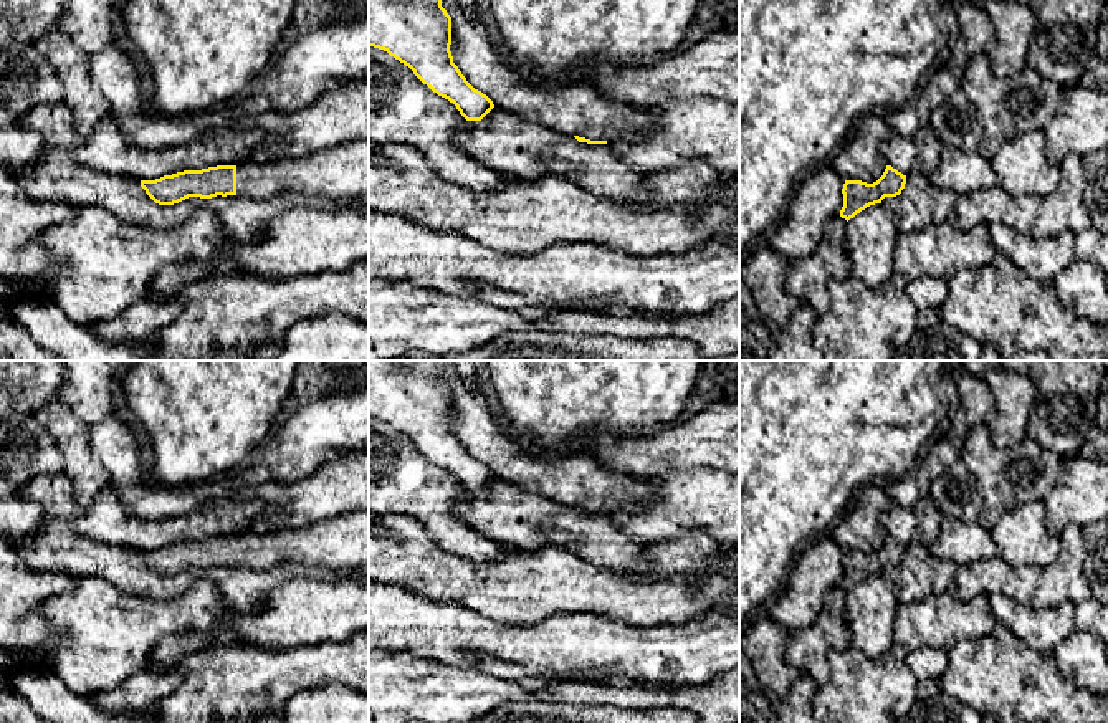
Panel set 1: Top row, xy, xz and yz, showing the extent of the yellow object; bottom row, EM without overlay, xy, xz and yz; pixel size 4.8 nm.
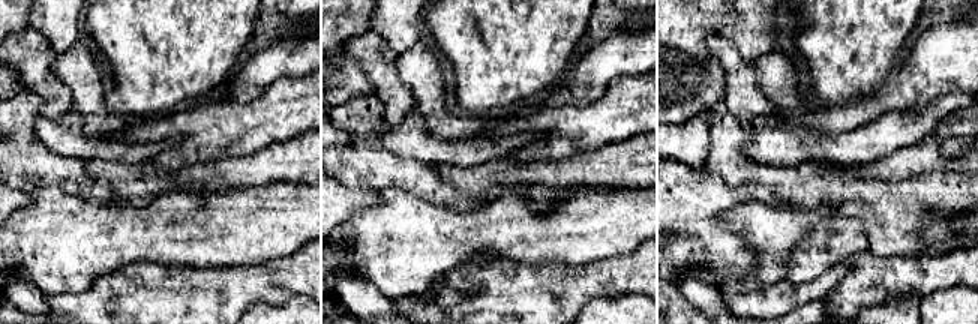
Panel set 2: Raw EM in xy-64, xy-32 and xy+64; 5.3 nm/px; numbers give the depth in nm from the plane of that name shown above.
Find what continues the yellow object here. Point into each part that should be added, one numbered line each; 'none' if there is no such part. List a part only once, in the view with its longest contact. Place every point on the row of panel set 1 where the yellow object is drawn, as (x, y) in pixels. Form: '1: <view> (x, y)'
1: xy (341, 172)

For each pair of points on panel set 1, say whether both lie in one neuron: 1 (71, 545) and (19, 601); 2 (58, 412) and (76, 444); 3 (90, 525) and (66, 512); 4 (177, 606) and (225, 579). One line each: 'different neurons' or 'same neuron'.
1: different neurons
2: same neuron
3: different neurons
4: different neurons

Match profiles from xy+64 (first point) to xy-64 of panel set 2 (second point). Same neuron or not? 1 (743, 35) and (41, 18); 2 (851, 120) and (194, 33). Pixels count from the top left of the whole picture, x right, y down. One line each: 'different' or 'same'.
1: same
2: different

